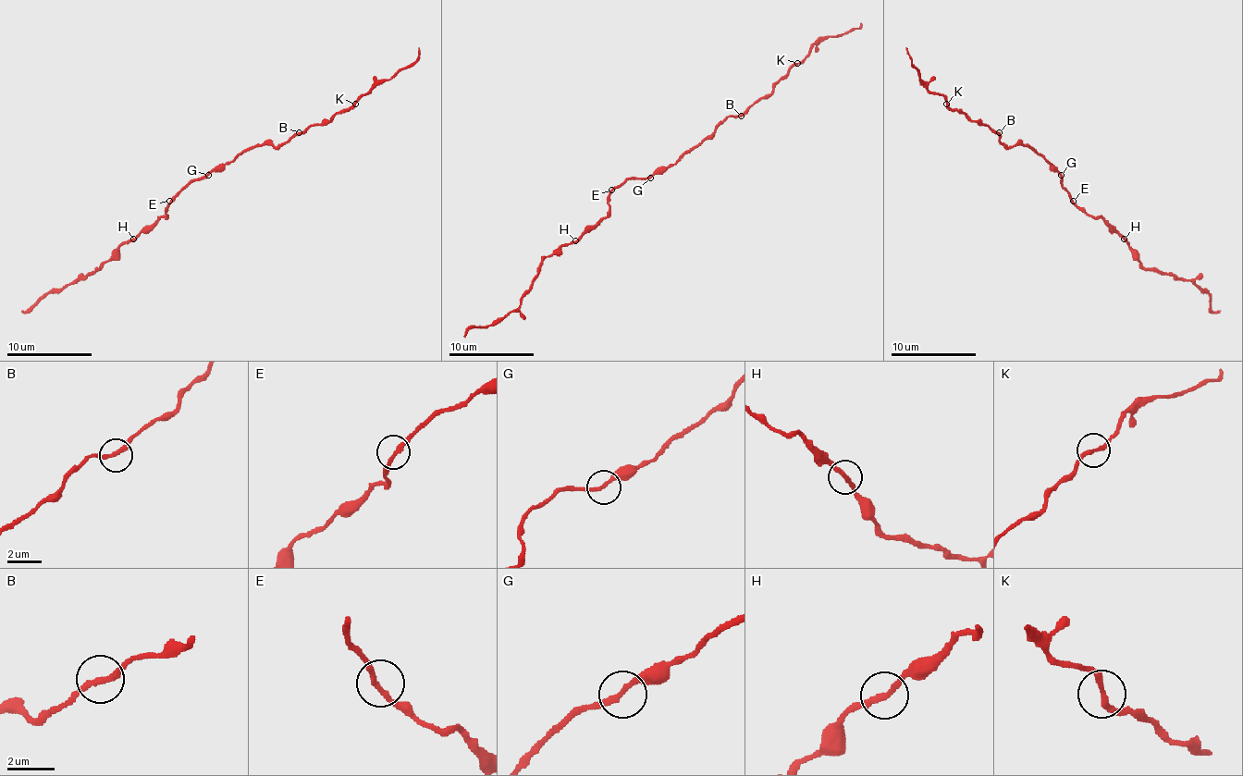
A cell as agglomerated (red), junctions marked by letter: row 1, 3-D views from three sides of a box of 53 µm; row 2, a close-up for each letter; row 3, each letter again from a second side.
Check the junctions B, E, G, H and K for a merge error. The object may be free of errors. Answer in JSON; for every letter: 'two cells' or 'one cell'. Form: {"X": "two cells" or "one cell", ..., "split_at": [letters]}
{"B": "one cell", "E": "one cell", "G": "one cell", "H": "one cell", "K": "one cell", "split_at": []}

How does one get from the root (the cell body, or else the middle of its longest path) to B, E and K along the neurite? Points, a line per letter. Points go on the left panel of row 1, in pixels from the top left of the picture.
B: (208, 173), (223, 168), (246, 150), (257, 145), (280, 148), (299, 132)
E: (208, 173), (190, 179), (169, 201)
K: (208, 173), (223, 168), (239, 153), (257, 145), (280, 148), (310, 127), (326, 124), (354, 103)

